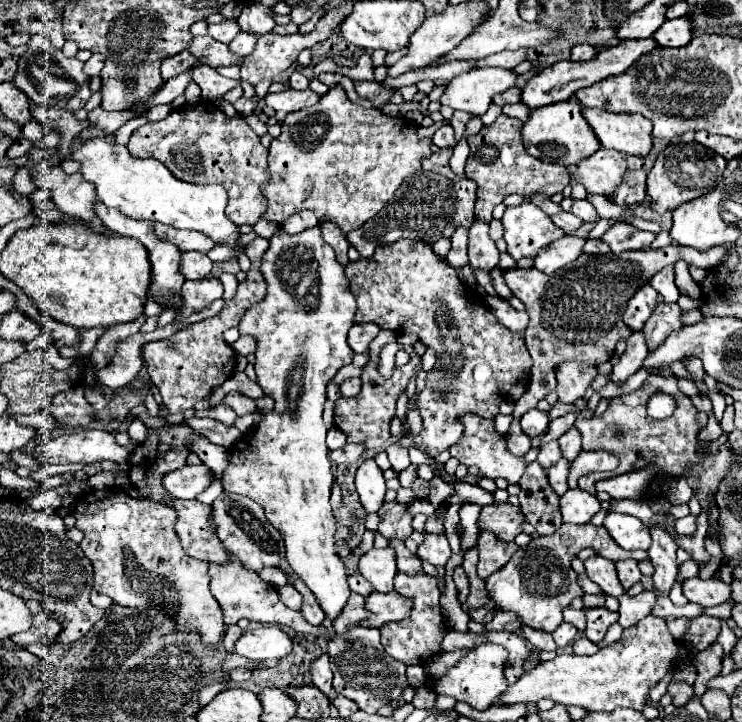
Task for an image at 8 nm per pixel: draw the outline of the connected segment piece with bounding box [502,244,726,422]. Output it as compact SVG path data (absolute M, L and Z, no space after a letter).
M670 244L660 250L636 250L620 254L610 252L604 256L582 254L578 260L574 260L574 264L568 264L566 268L562 268L562 272L556 272L554 276L544 274L534 266L528 270L502 270L506 286L512 290L516 298L520 298L526 304L530 316L530 324L526 328L526 346L534 360L526 392L520 400L514 402L514 420L518 422L526 410L532 410L542 398L546 398L546 394L554 392L556 364L582 362L588 366L600 366L612 358L616 342L632 334L632 330L622 320L628 300L664 266L684 260L688 266L710 270L722 264L724 258L724 246L698 252L694 248Z

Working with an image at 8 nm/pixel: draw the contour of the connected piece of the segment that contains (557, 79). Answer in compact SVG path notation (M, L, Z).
M632 38L632 40L622 40L614 48L608 48L608 50L598 52L598 56L594 60L590 60L590 62L574 62L574 60L556 62L556 64L544 68L532 80L528 80L528 84L522 90L522 102L526 102L530 108L540 108L540 106L546 106L546 104L568 100L580 88L592 86L592 84L596 84L596 82L600 82L600 80L604 80L608 76L626 72L640 56L652 52L654 48L658 48L658 42L654 38L642 38L642 40L634 40Z

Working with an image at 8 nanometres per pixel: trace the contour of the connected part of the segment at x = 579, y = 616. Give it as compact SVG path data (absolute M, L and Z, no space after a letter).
M566 608L566 612L564 612L564 622L570 622L572 626L578 628L578 632L584 632L584 628L586 628L586 614L584 614L584 610Z

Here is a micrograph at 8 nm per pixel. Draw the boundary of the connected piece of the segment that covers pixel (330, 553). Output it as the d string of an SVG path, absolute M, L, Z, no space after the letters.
M318 226L308 228L300 234L276 232L270 238L270 248L262 256L260 268L266 280L266 298L254 304L238 328L240 334L250 334L258 340L256 348L256 374L262 390L276 400L272 414L266 414L256 432L248 438L238 440L230 448L230 464L224 472L224 490L248 496L260 504L266 512L268 522L280 532L286 544L286 558L296 576L300 576L306 586L316 596L326 618L334 622L344 610L350 598L348 568L334 548L336 520L330 508L330 488L334 482L330 450L326 446L328 428L322 424L322 408L326 402L326 386L332 376L346 364L352 362L354 350L348 346L348 330L354 324L356 300L350 296L348 280L344 276L344 266L336 260L334 250L322 240Z

